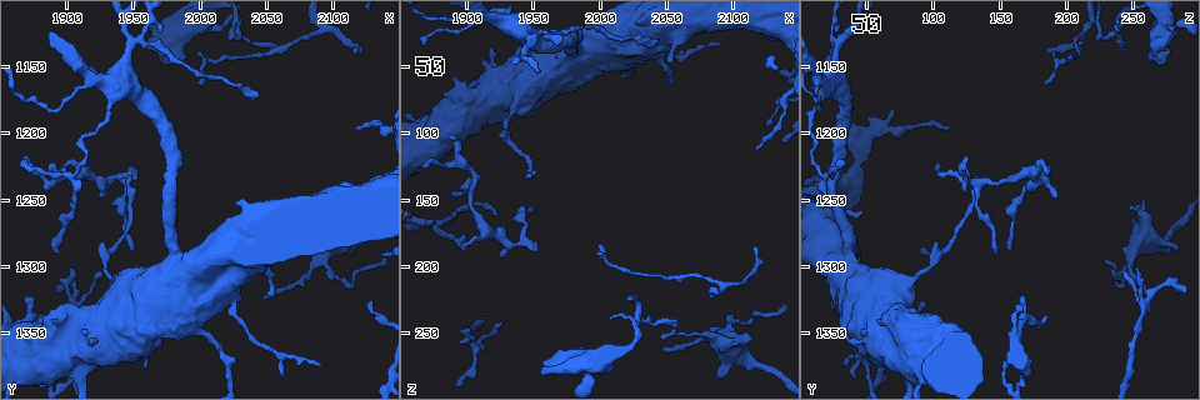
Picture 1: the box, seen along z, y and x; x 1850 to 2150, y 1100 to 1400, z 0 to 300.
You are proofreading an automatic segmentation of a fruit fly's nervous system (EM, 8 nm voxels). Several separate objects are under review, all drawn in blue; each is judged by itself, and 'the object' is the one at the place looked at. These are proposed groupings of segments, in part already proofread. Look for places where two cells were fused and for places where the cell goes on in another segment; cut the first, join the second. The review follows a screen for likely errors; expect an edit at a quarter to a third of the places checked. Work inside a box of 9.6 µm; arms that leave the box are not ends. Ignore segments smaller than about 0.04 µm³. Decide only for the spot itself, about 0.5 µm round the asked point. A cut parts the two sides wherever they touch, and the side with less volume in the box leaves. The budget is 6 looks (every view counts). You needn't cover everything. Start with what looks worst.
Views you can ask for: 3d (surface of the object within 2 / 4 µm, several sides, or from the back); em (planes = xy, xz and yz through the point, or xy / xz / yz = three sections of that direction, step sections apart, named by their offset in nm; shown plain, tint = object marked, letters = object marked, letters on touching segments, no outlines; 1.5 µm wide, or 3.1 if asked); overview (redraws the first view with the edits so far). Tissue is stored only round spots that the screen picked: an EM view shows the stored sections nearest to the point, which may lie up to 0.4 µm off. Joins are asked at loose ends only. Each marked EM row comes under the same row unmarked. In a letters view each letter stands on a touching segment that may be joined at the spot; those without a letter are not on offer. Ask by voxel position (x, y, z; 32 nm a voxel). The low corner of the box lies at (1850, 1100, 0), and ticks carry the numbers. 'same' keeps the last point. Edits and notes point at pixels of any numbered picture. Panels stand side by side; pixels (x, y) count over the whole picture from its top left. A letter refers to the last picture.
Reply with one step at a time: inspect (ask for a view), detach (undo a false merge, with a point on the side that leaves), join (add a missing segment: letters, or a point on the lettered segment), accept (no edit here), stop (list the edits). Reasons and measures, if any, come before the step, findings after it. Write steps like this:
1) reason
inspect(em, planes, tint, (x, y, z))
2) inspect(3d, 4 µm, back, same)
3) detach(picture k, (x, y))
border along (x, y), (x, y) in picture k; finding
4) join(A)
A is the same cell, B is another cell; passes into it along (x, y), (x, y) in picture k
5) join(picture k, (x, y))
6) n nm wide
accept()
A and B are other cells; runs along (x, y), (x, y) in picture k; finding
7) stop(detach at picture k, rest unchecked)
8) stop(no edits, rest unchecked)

an open end
inspect(3d, 4 µm, (1894, 1292, 146))

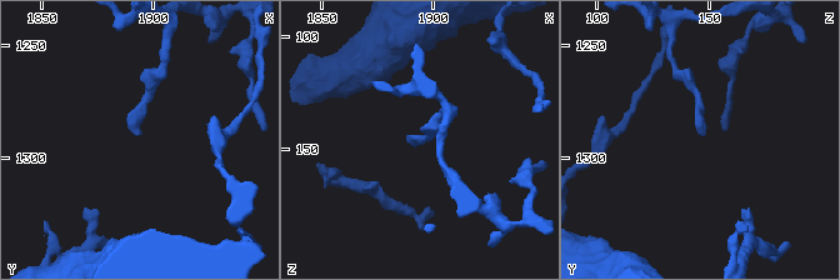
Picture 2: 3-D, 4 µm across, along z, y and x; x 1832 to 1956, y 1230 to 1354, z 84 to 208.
inspect(em, xz, step 4, letters, (1895, 1291, 147))

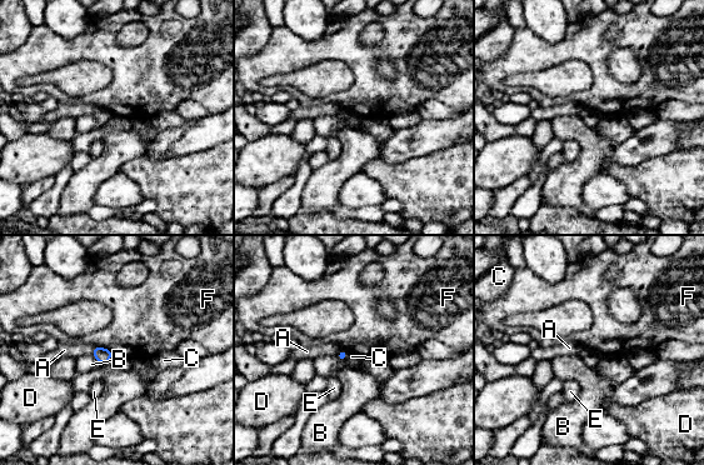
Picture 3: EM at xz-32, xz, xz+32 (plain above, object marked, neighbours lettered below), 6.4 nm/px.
accept()
A, B, C, D, E and F are other cells; border along (348, 351), (344, 361) in picture 3; none of them fits

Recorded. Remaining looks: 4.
thin end
inspect(em, planes, letters, (2054, 1322, 64))

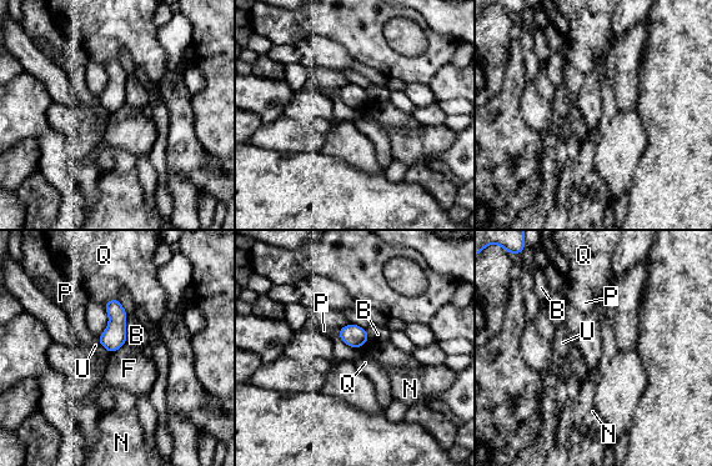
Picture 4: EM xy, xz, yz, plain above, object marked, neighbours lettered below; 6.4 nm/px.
accept()
B, F, N, P, Q and U are other cells; border along (369, 340), (357, 349) in picture 4; none of them fits

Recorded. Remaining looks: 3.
thin end
inspect(em, planes, letters, (1898, 1230, 188))

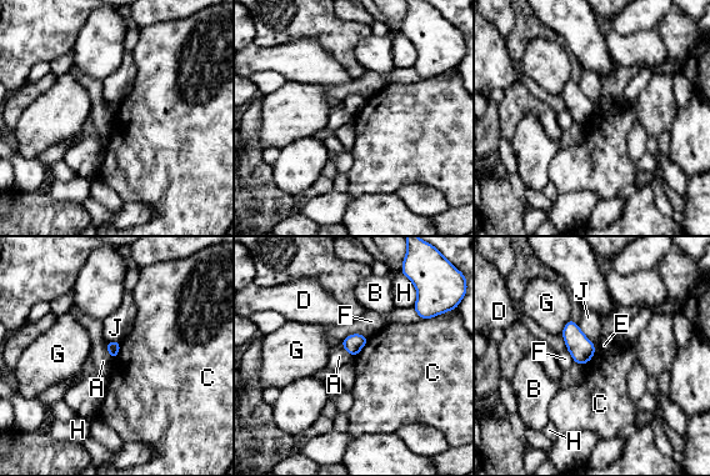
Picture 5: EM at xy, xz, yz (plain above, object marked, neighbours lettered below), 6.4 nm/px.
accept()
A, B, C, D, E, F, G, H and J are other cells; border along (105, 342), (106, 351), (113, 359) in picture 5; no lettered segment goes on from it

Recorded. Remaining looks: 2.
stop(no edits, rest unchecked)

